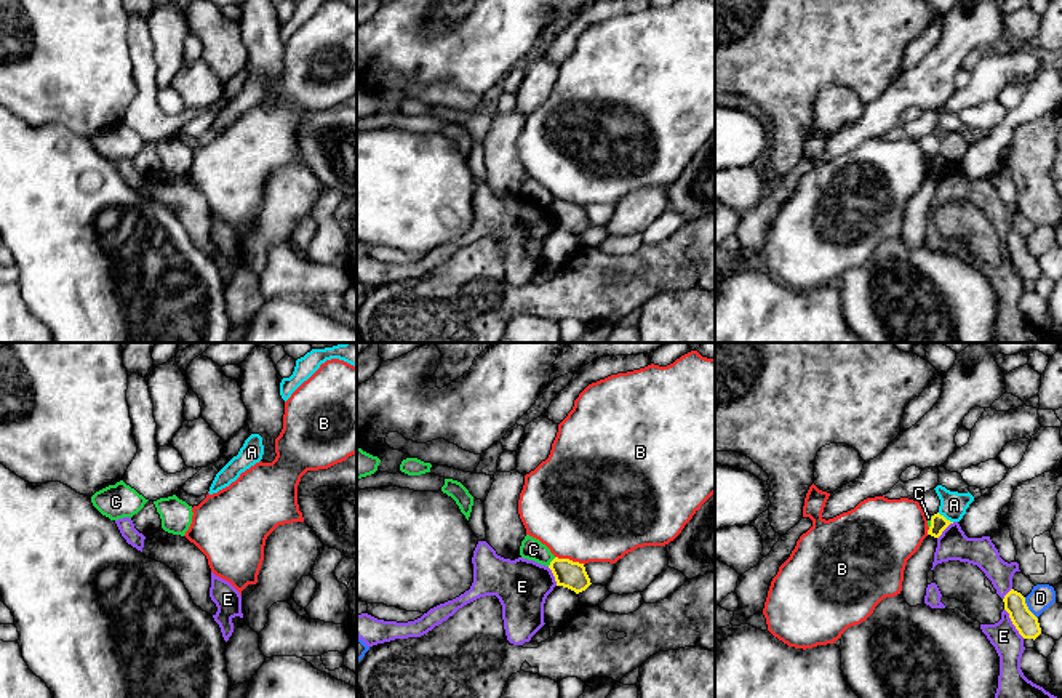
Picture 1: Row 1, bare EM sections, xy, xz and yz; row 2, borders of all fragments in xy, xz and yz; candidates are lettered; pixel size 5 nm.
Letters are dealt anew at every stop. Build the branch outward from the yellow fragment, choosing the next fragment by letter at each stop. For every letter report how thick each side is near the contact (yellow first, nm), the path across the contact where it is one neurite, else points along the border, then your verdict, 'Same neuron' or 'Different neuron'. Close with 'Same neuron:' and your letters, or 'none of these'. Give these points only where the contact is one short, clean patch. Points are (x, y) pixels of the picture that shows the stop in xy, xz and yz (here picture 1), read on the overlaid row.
A: Thickness 80 nm (yellow) against 140 nm. Boundary: yz (938, 513), (952, 522). Different neuron
B: Thickness 140 nm (yellow) against 500 nm. Boundary: xz (555, 556), (584, 564). Different neuron
C: Thickness 140 nm (yellow) against 110 nm. Boundary: xz (555, 557), (547, 565). Different neuron
D: Thickness 120 nm (yellow) against 120 nm. Different neuron
E: Thickness 120 nm (yellow) against 150 nm. Different neuron
Same neuron: none of these

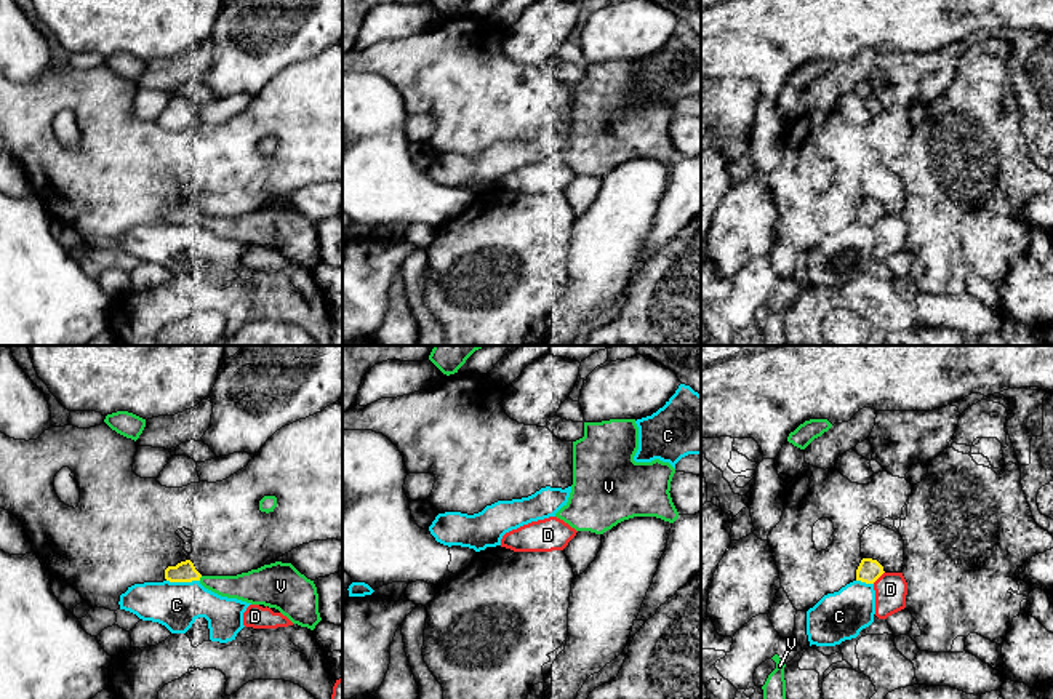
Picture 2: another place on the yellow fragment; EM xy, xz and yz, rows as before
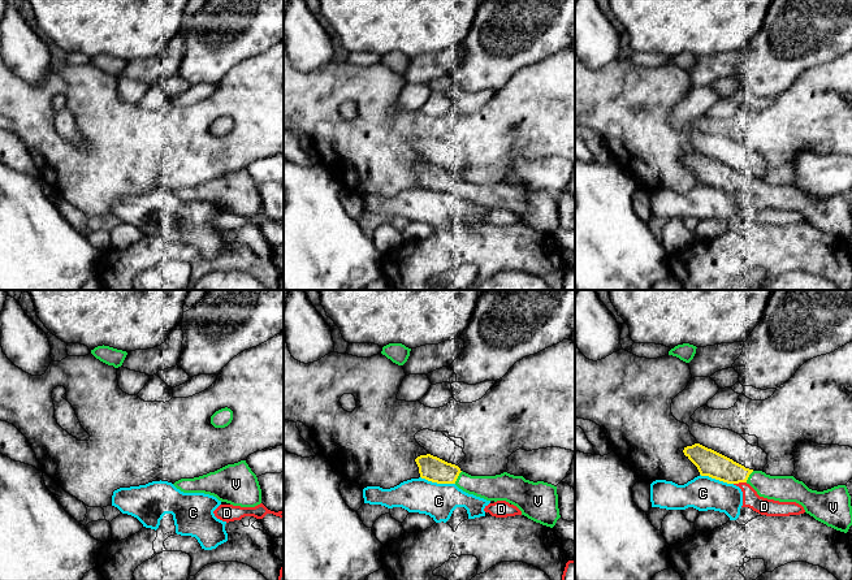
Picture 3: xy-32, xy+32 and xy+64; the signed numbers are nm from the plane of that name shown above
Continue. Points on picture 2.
C: Thickness 110 nm (yellow) against 240 nm. Different neuron
D: Thickness 120 nm (yellow) against 160 nm. Different neuron
V: Thickness 110 nm (yellow) against 150 nm. Same neuron
Same neuron: V

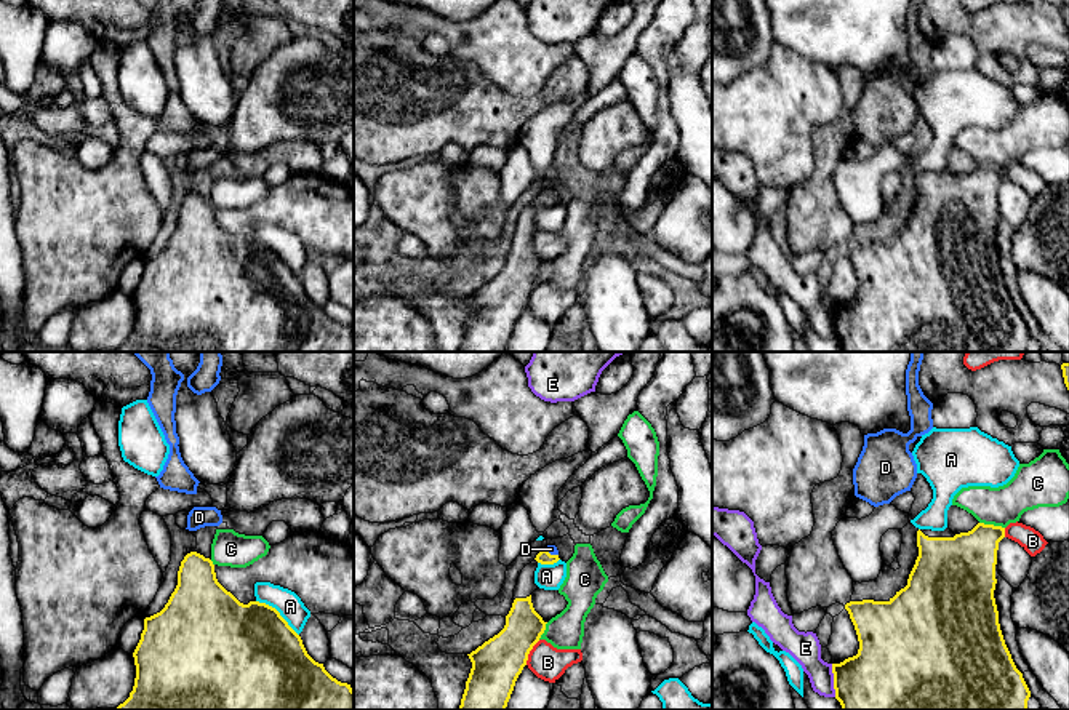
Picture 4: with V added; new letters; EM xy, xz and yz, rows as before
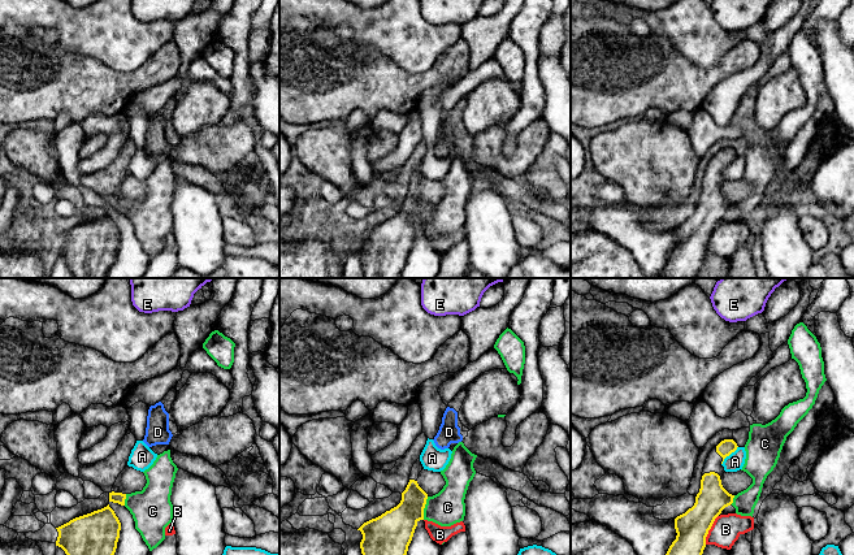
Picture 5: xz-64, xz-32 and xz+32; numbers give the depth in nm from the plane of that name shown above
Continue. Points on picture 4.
A: Thickness 480 nm (yellow) against 130 nm. Different neuron
B: Thickness 240 nm (yellow) against 170 nm. Different neuron
C: Thickness 300 nm (yellow) against 200 nm. Different neuron
D: Thickness 70 nm (yellow) against 50 nm. Path across: xz (543, 557), (549, 554), (551, 549). Same neuron
E: Thickness 440 nm (yellow) against 150 nm. Boundary: yz (831, 664), (836, 696). Different neuron
Same neuron: D

